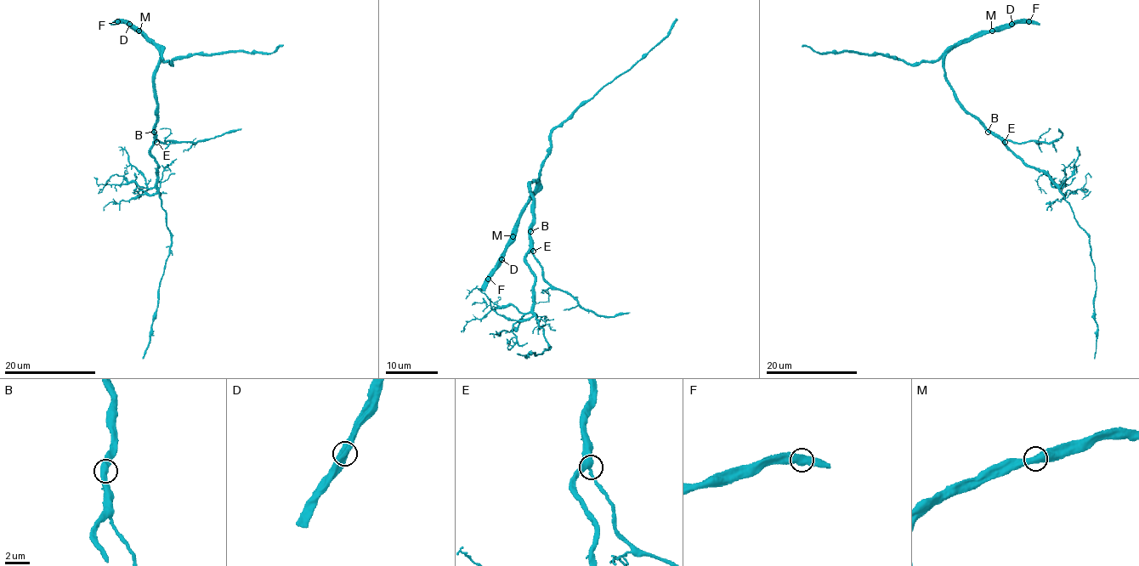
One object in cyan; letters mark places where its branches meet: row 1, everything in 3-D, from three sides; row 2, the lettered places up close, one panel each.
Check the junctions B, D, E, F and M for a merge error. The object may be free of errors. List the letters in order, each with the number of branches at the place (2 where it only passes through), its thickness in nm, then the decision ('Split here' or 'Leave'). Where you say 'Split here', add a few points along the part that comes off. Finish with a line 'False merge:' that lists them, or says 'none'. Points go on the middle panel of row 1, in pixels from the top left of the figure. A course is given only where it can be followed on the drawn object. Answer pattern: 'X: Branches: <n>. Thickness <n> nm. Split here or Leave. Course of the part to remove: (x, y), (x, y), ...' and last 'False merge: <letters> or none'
B: Branches: 2. Thickness 440 nm. Leave
D: Branches: 2. Thickness 600 nm. Leave
E: Branches: 3. Thickness 440 nm. Leave
F: Branches: 2. Thickness 600 nm. Leave
M: Branches: 2. Thickness 700 nm. Leave
False merge: none

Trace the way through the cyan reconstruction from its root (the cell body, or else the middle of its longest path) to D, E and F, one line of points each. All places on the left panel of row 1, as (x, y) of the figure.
D: (153, 130), (156, 119), (154, 74), (160, 53), (129, 24)
E: (153, 130), (153, 138), (156, 142)
F: (153, 130), (156, 119), (154, 74), (160, 53), (139, 31), (127, 23), (117, 21)

